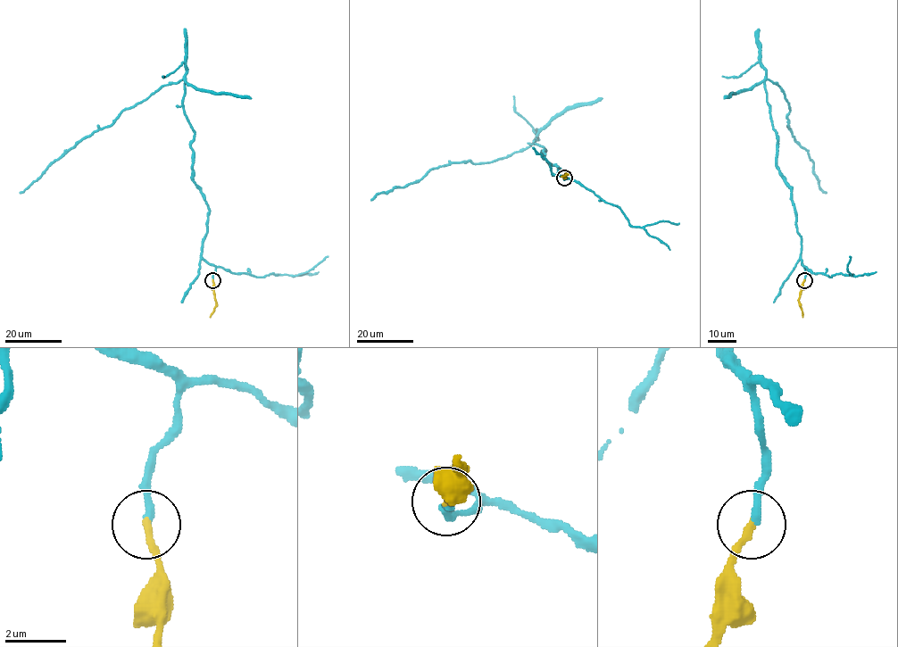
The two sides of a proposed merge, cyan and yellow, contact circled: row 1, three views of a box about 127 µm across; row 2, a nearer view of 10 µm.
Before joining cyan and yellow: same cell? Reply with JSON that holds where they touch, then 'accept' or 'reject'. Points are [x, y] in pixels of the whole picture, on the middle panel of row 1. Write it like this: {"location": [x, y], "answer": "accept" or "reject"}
{"location": [564, 178], "answer": "accept"}

